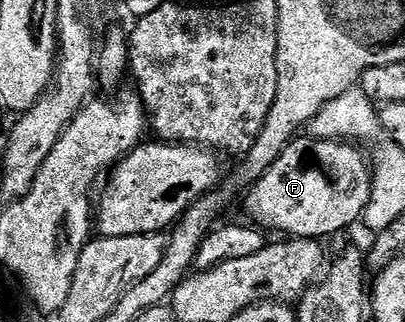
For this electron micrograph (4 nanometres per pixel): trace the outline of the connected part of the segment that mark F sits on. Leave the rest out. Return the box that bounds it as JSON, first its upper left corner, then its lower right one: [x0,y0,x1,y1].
[247,134,372,241]

